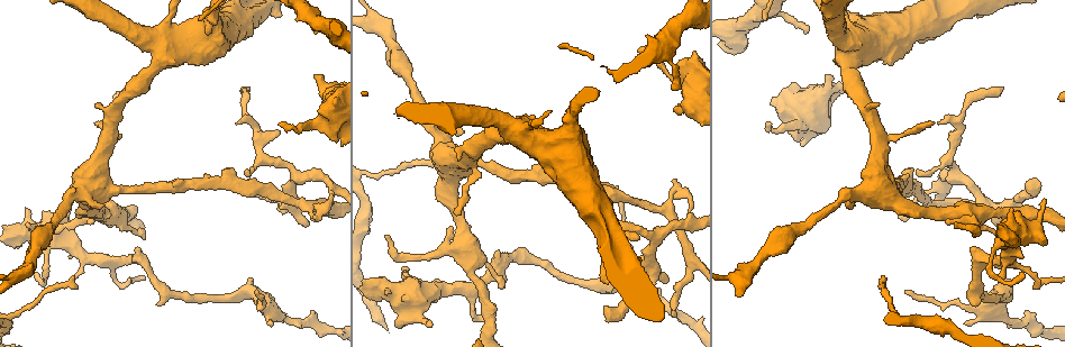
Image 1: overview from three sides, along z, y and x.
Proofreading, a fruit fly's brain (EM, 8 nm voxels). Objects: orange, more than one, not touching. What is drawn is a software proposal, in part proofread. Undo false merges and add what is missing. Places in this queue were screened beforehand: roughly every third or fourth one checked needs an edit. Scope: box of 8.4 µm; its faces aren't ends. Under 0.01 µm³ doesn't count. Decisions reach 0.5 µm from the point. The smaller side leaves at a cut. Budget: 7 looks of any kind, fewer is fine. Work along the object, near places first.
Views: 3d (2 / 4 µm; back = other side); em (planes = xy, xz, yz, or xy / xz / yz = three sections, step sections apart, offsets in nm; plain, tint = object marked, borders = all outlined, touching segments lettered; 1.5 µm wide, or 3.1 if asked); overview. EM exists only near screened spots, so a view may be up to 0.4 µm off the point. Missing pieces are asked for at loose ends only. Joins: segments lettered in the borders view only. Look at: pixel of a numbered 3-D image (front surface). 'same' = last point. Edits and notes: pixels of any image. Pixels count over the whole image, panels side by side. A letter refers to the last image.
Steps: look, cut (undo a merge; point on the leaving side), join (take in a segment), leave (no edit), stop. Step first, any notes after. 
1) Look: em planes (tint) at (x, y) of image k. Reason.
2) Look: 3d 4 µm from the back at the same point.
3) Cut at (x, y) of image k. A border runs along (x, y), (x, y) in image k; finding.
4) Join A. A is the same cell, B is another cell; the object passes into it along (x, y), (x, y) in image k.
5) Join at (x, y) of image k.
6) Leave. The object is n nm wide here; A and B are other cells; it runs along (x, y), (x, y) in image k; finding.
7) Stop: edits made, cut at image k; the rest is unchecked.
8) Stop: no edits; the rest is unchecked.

Look: em xz step 4 (tint) at (261, 304) of image 1.

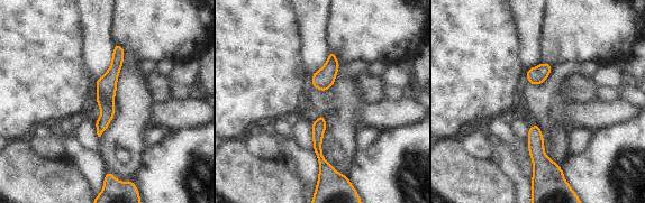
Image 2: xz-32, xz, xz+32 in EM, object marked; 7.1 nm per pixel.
Look: em xy step 4 (borders) at the same point.

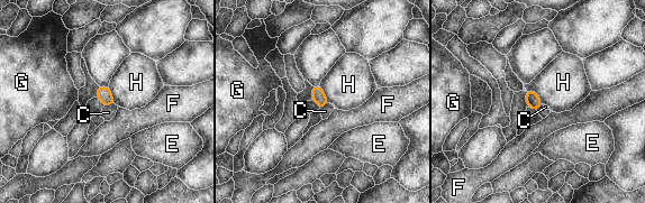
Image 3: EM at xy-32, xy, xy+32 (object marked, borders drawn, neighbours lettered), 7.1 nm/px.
Leave. The longest contact is with H, 160 nm; C, E, F, G and H are other cells; continuous, no second cell.

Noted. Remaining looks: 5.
Look: 3d 2 µm from the back at (675, 181) of image 1. Tapers out.

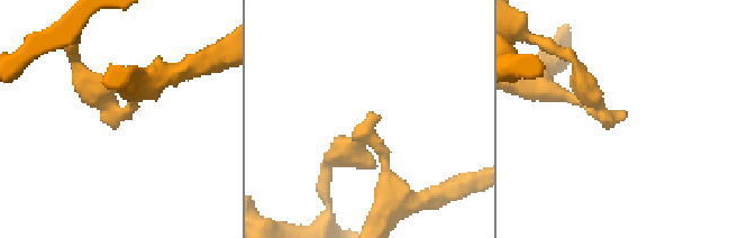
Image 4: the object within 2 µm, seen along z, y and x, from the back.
Look: em planes (borders) at (370, 114) of image 4.

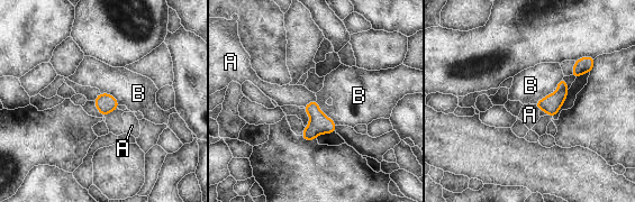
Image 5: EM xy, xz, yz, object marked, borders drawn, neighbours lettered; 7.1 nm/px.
Cut at (562, 84) of image 5. A and B are other cells; a border runs along (567, 90), (560, 91) in image 5; two cells meet here.

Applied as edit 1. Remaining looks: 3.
Look: em planes (borders) at (806, 32) of image 1. Branch stops here.

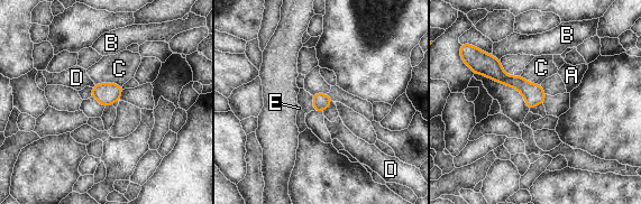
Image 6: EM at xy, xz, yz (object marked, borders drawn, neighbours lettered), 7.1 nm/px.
Leave. A, B, C, D and E are other cells; none of them fits.

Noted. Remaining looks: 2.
Stop: edits made, cut at image 5; the rest is unchecked.

